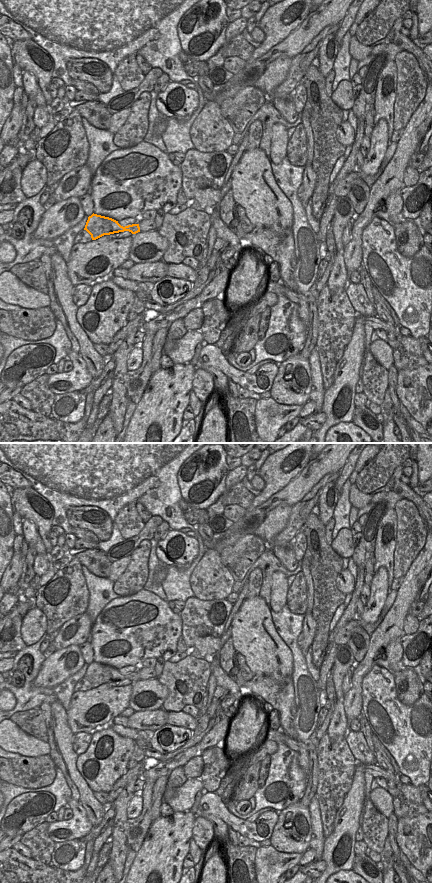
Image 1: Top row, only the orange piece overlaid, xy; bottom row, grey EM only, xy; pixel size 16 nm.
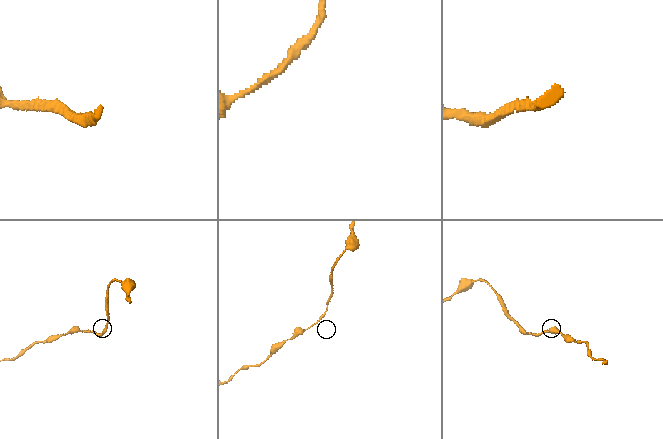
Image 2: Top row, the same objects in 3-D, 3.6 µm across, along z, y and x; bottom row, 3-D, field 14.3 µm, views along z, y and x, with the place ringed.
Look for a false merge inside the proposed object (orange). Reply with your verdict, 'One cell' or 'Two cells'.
One cell

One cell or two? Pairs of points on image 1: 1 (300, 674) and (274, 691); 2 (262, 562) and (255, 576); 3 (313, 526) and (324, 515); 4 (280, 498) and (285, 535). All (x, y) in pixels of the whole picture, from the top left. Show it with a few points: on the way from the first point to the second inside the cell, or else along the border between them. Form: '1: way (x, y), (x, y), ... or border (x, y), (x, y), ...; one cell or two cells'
1: border (291, 676), (294, 700); two cells
2: border (256, 567), (261, 570), (261, 589), (259, 591); two cells
3: border (312, 511), (324, 525); two cells
4: border (310, 490), (292, 506); two cells

